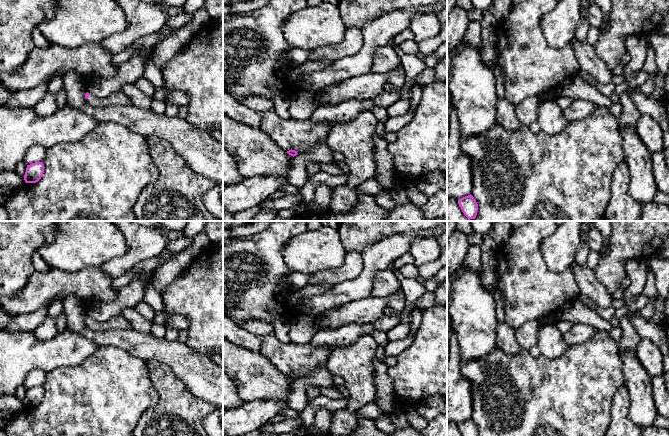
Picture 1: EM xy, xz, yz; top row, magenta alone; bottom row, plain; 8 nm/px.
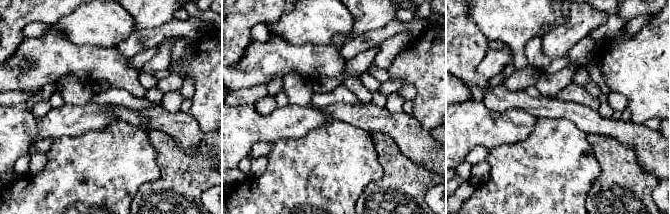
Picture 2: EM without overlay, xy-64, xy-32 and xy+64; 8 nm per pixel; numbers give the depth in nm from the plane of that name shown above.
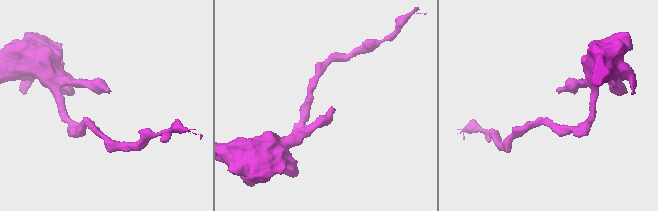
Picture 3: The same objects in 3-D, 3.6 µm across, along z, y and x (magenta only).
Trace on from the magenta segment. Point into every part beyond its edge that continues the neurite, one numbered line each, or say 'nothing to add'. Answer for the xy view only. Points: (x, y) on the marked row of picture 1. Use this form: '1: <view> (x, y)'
1: xy (117, 98)

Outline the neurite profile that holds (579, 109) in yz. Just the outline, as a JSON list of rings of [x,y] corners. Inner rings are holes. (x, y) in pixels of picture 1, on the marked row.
[[[583,99],[573,100],[572,103],[563,110],[569,122],[582,120],[590,116],[598,106],[590,101]]]

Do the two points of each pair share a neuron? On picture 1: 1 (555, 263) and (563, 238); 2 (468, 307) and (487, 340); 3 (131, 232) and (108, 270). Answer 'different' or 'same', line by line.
1: same
2: same
3: same

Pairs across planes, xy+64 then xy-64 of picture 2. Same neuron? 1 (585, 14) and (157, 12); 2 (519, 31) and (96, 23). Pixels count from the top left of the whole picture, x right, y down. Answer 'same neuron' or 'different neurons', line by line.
1: same neuron
2: same neuron

